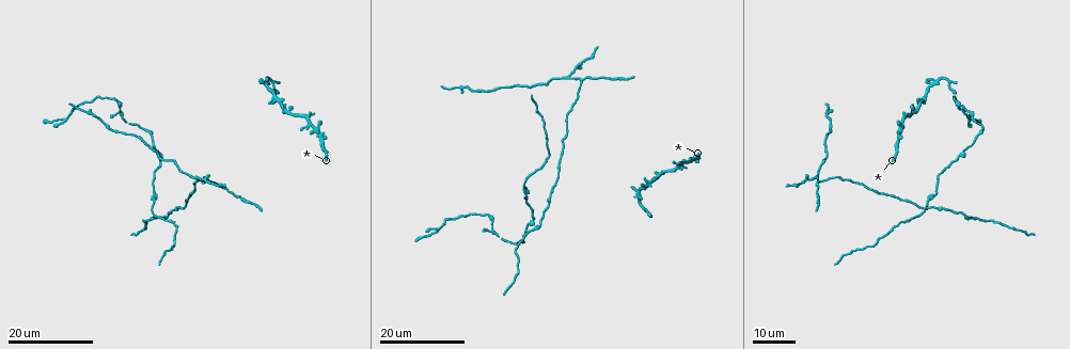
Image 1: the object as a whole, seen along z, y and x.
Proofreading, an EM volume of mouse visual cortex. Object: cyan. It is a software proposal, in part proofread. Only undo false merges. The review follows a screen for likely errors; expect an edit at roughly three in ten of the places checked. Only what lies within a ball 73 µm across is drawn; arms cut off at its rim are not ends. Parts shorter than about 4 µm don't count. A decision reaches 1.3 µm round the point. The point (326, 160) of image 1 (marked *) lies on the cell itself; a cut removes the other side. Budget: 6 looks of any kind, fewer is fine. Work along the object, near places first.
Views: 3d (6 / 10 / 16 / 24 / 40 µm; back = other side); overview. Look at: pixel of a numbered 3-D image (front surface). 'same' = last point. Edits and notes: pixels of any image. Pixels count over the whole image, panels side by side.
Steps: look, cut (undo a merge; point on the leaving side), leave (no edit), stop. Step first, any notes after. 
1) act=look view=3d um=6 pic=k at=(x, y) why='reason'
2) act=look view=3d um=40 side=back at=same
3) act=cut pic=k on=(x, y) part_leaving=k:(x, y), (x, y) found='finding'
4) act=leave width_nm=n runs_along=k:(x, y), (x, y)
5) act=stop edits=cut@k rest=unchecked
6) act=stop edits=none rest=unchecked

act=look view=3d um=24 pic=1 at=(934, 198)

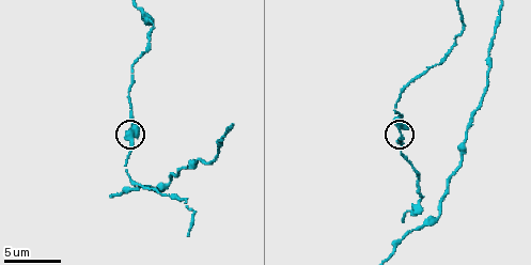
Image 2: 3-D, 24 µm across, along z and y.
act=look view=3d um=6 pic=2 at=(399, 131)

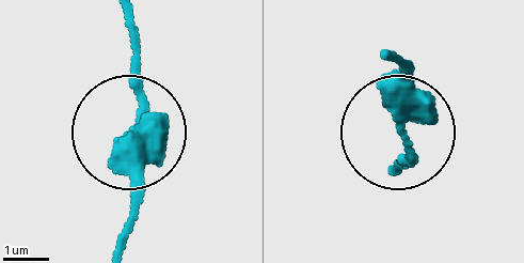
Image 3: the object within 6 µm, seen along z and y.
act=look view=3d um=6 side=back pic=3 at=(402, 127)

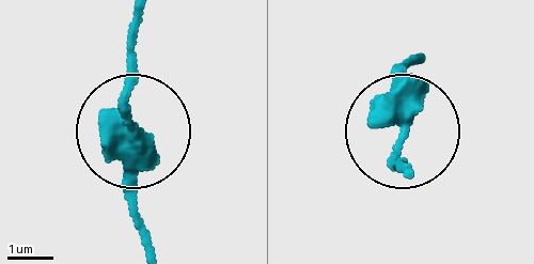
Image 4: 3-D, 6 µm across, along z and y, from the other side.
act=leave found='continuous, no second cell'

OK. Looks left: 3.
act=look view=3d um=16 pic=1 at=(564, 140) why='calibre changes'

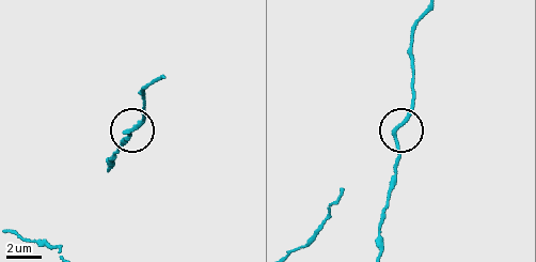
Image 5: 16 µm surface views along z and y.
act=look view=3d um=6 pic=5 at=(129, 132)

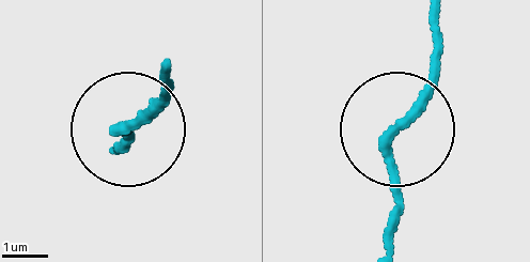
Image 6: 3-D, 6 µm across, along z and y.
act=leave runs_along=6:(439, 19), (424, 101), (393, 147), (393, 246) found='one cell here'

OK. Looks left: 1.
act=look view=3d um=6 pic=2 at=(421, 196)

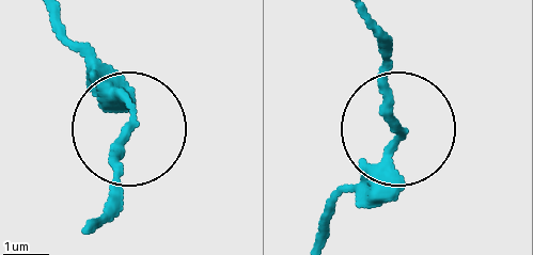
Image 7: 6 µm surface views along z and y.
act=leave found='continuous, no second cell'

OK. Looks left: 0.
act=stop edits=none rest=unchecked

